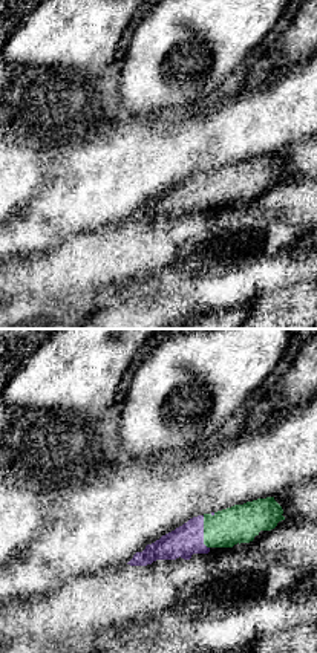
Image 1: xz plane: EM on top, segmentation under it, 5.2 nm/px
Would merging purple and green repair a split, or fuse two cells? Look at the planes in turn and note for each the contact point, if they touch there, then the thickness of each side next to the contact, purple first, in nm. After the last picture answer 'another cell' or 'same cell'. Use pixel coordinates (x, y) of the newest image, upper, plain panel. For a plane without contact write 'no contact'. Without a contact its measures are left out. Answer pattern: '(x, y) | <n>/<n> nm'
(202, 190) | 160/200 nm

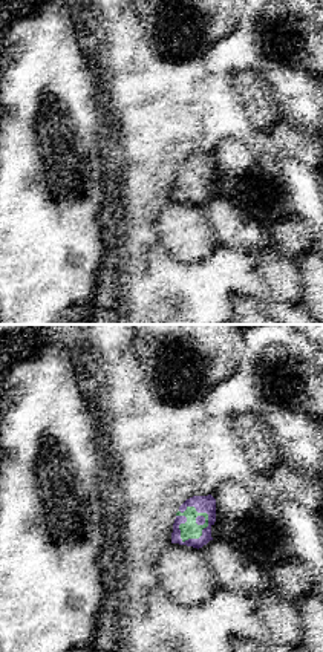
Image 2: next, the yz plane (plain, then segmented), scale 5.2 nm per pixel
(182, 179) | 100/100 nm

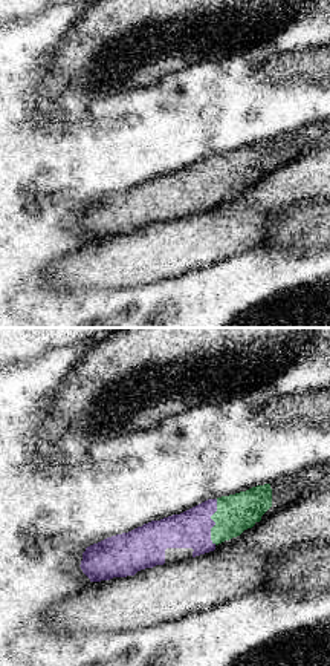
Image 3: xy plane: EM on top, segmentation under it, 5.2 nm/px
(214, 179) | 200/200 nm

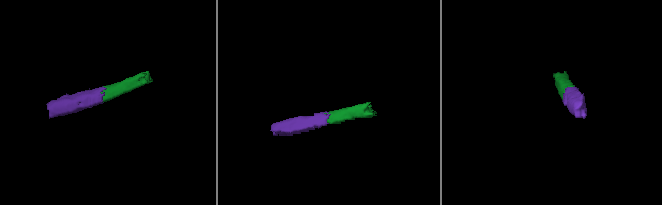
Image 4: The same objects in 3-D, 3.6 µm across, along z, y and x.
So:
same cell

